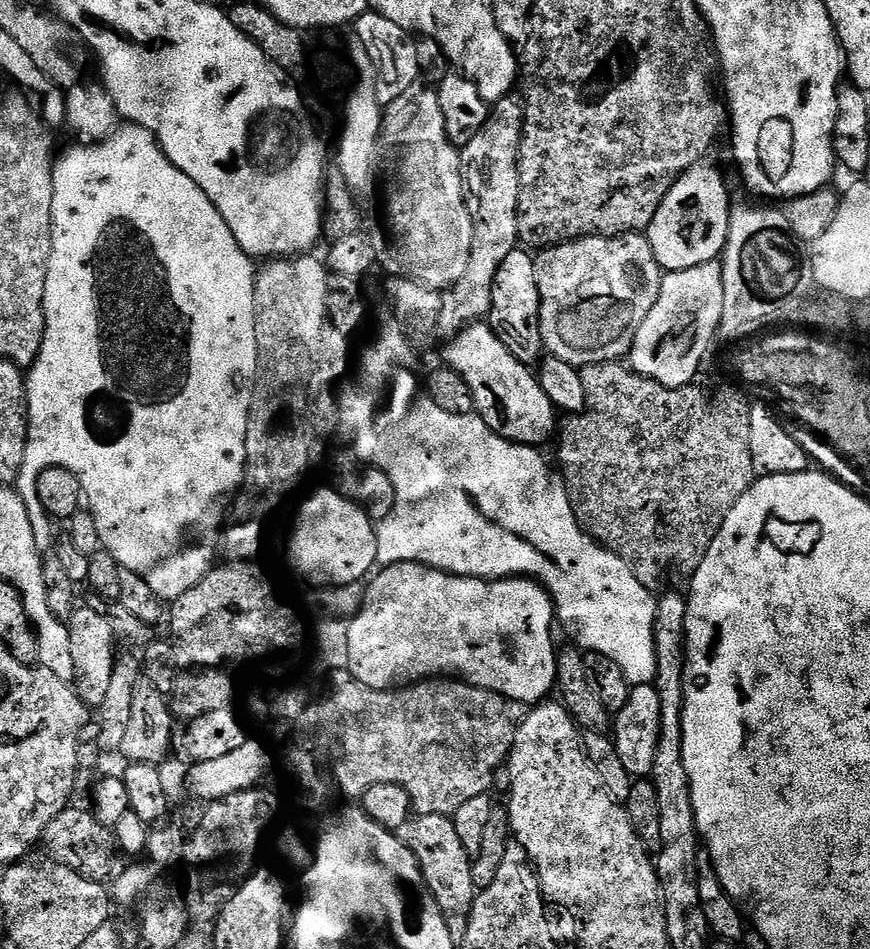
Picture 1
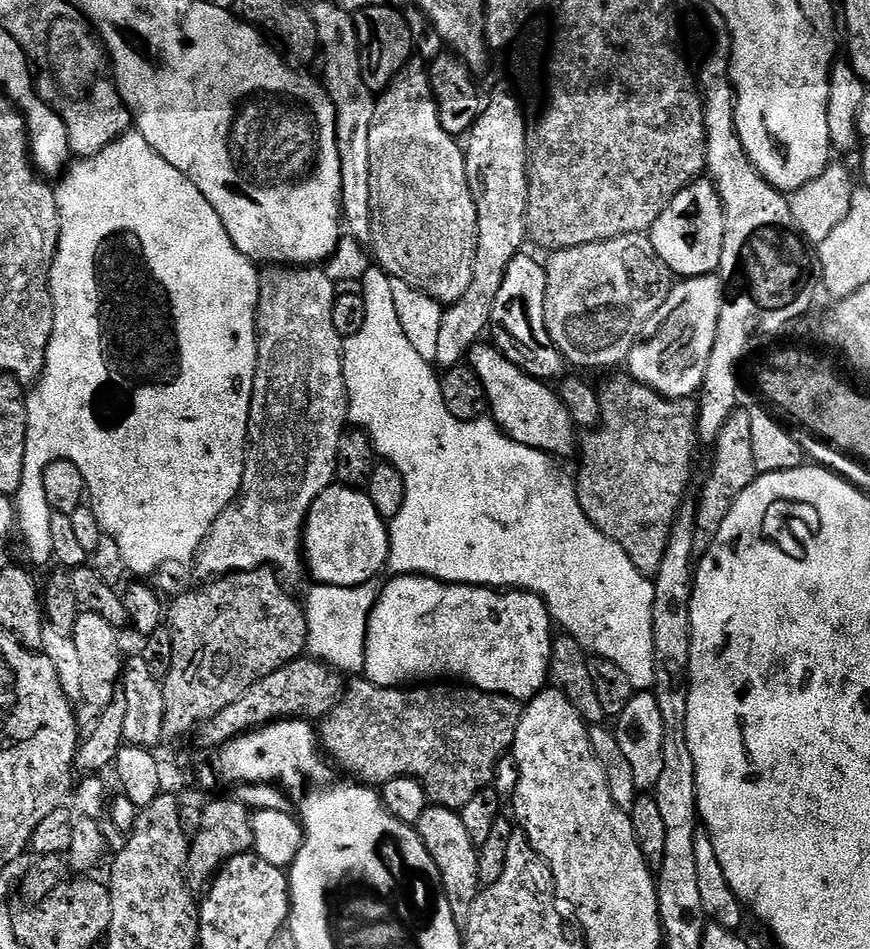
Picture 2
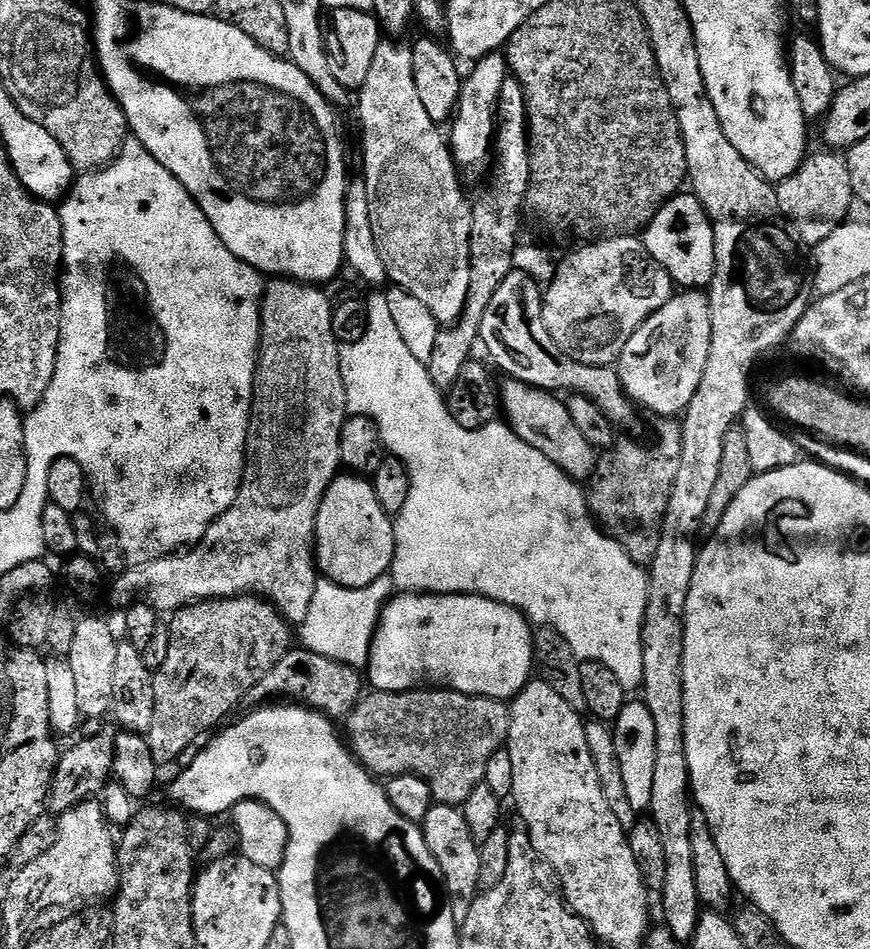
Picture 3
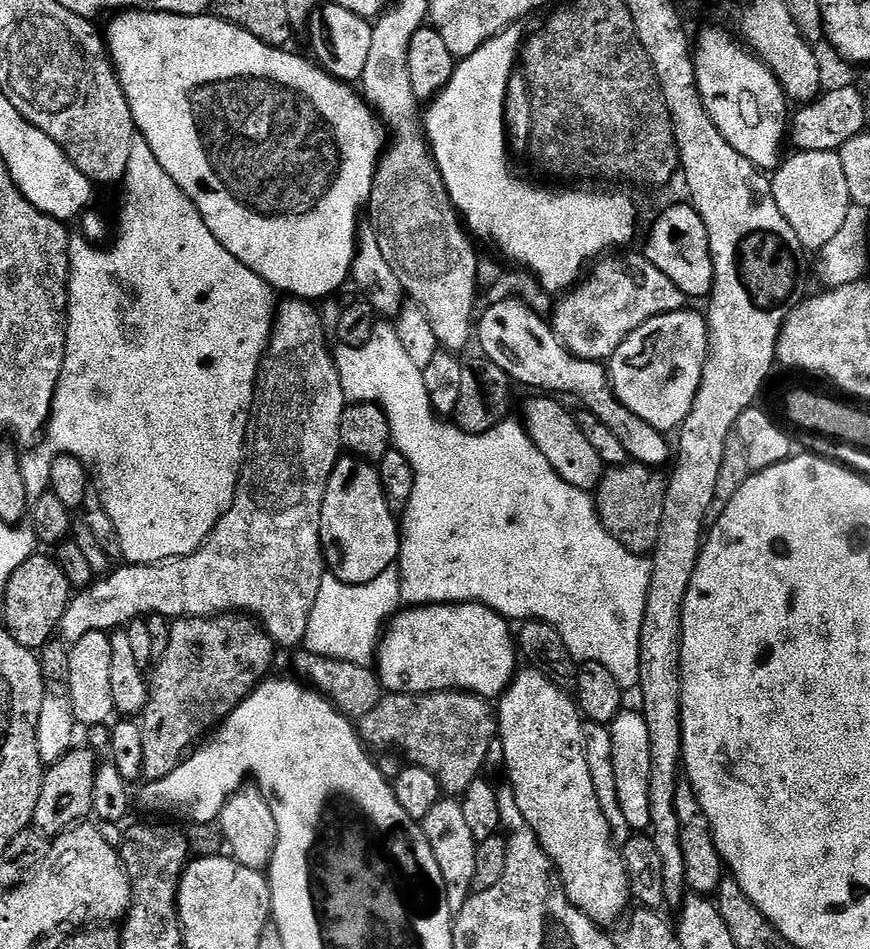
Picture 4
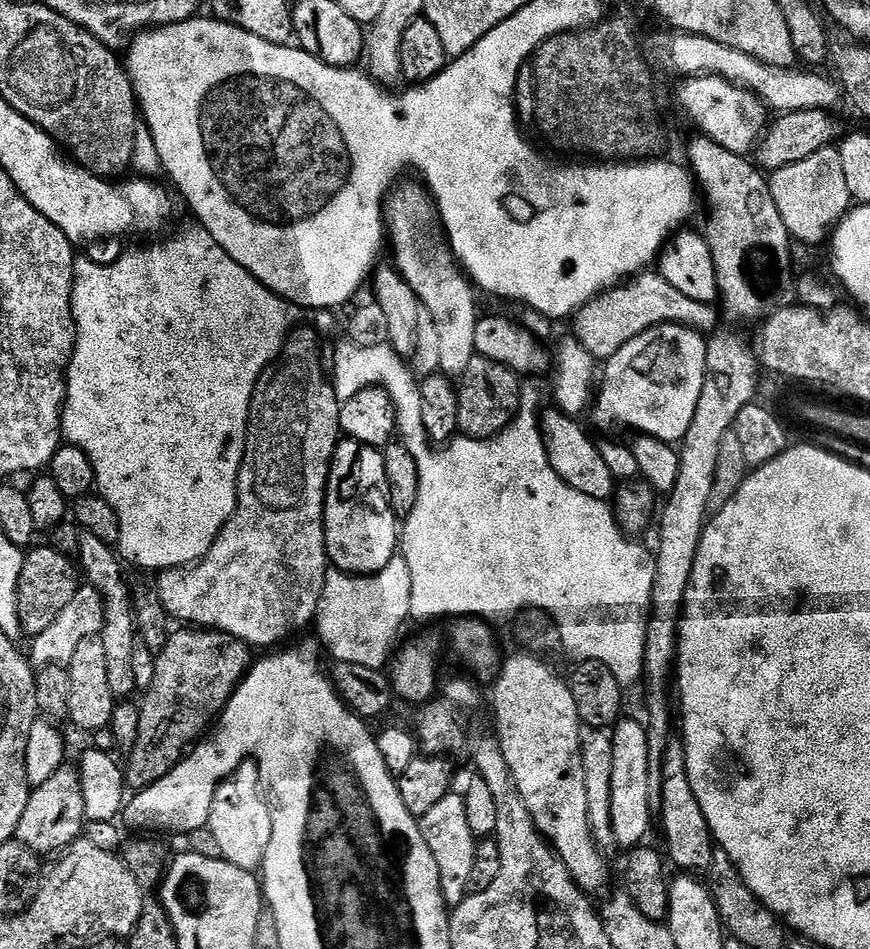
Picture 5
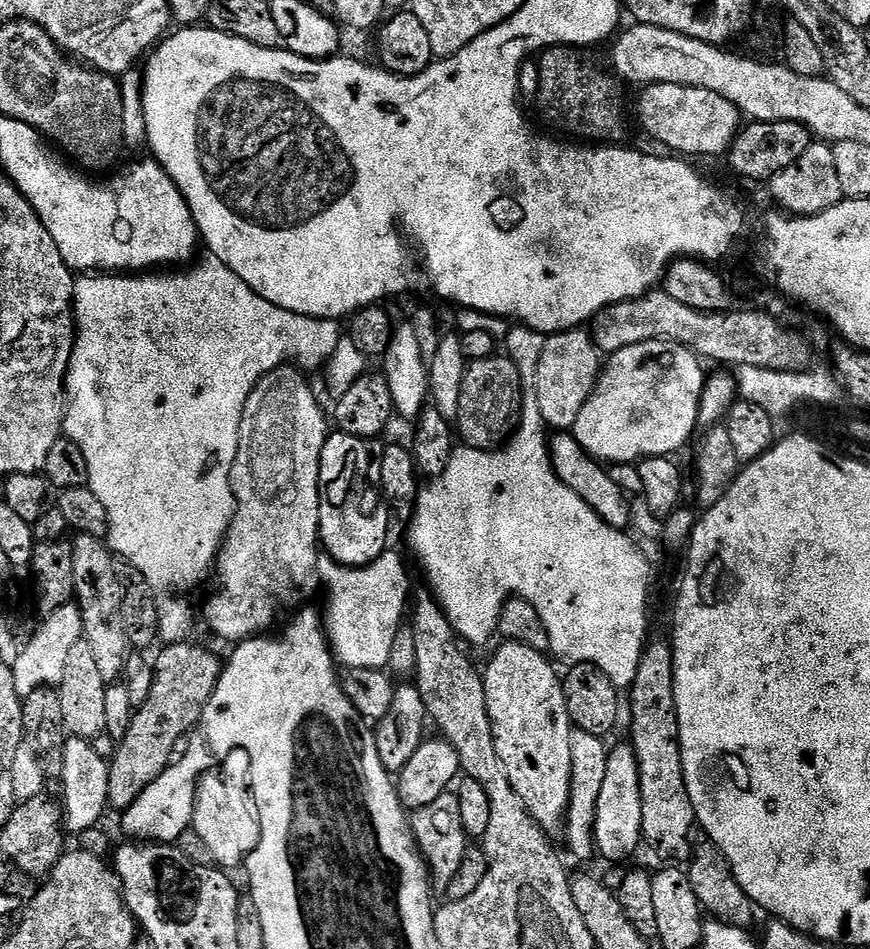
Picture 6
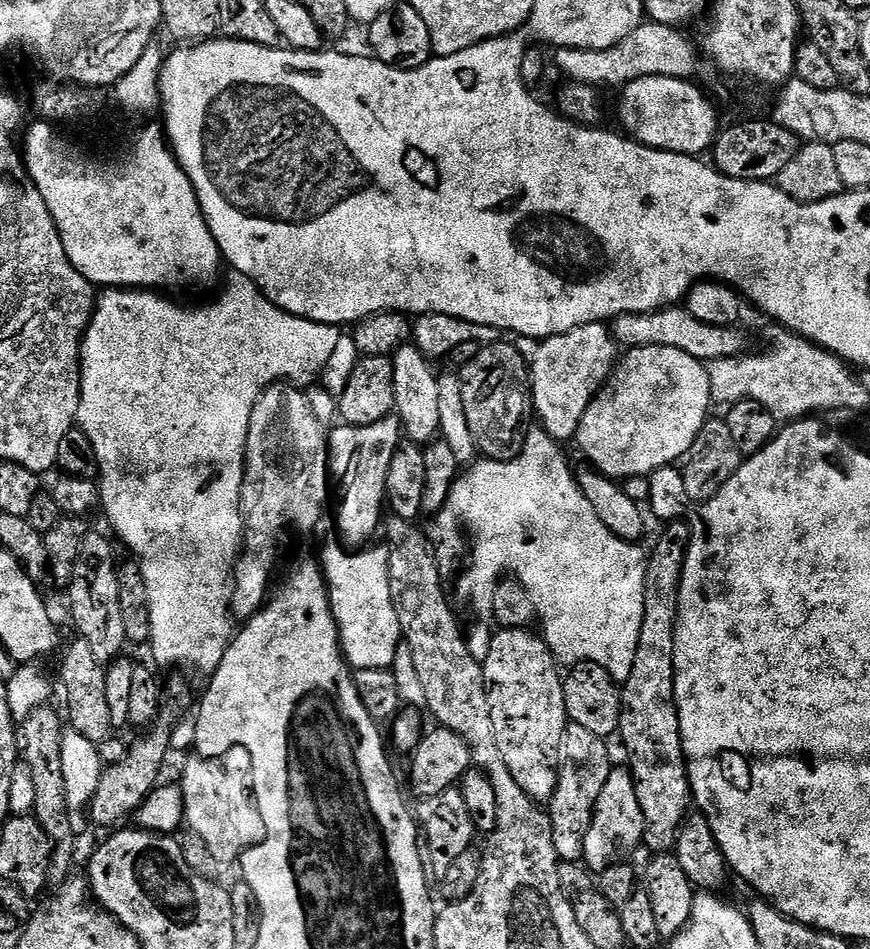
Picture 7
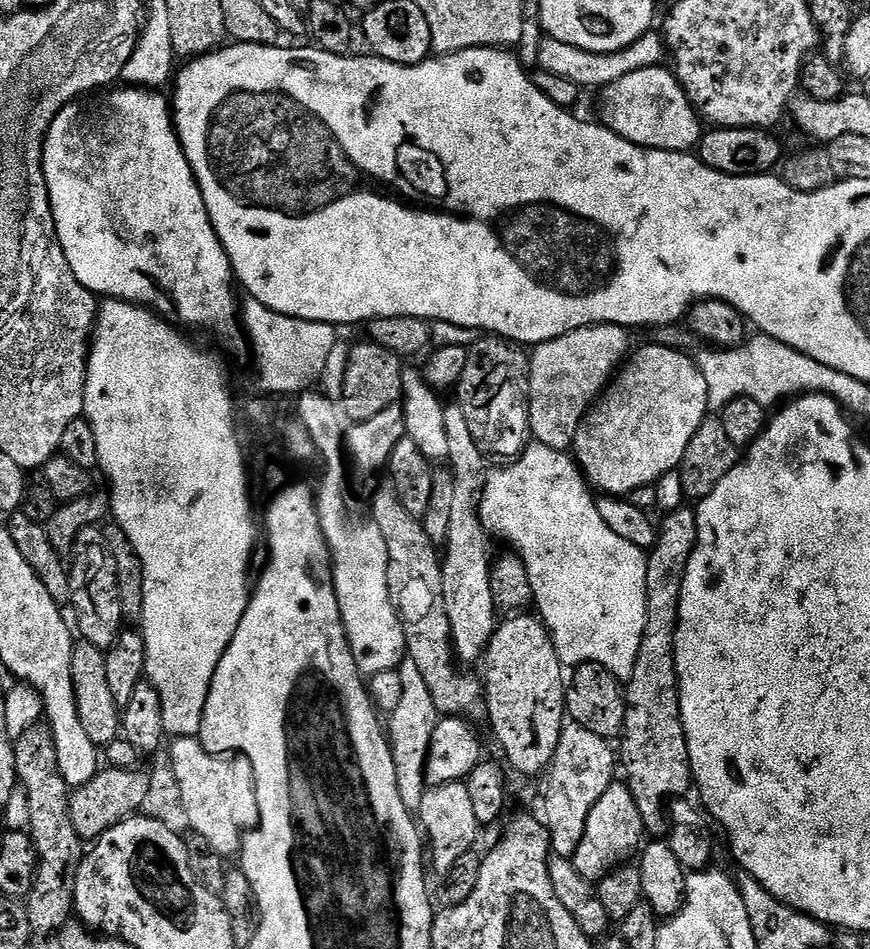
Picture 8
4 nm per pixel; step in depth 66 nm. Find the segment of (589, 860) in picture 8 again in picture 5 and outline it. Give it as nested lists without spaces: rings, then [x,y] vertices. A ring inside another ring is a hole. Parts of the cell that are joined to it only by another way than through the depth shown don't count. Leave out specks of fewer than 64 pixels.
[[[621,718],[611,729],[614,771],[610,773],[611,839],[617,840],[624,850],[645,843],[644,835],[652,824],[654,809],[650,806],[650,746],[648,730],[643,723]]]

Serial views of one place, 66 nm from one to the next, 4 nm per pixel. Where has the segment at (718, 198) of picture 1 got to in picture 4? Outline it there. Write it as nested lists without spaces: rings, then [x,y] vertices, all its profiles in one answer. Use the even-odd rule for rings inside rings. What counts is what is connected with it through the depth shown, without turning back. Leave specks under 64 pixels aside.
[[[683,203],[666,209],[657,218],[656,225],[648,236],[646,255],[648,261],[658,266],[658,270],[662,270],[662,274],[666,274],[666,278],[670,278],[670,282],[674,282],[674,286],[678,286],[678,290],[682,290],[686,298],[692,298],[692,296],[708,298],[711,297],[714,282],[710,238],[706,234],[706,226],[696,209],[691,203]]]

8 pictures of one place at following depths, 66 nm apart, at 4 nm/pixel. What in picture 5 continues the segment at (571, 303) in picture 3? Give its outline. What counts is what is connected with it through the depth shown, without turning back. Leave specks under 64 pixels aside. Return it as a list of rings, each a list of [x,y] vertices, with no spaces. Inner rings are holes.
[[[649,270],[608,289],[581,308],[574,317],[574,336],[597,361],[607,362],[611,356],[618,354],[618,350],[622,350],[622,346],[626,346],[626,342],[659,324],[681,324],[683,328],[692,328],[701,334],[712,334],[719,329],[716,327],[720,320],[722,316],[716,304],[703,304],[694,302],[694,298],[686,298],[686,294],[670,286],[659,271]]]

